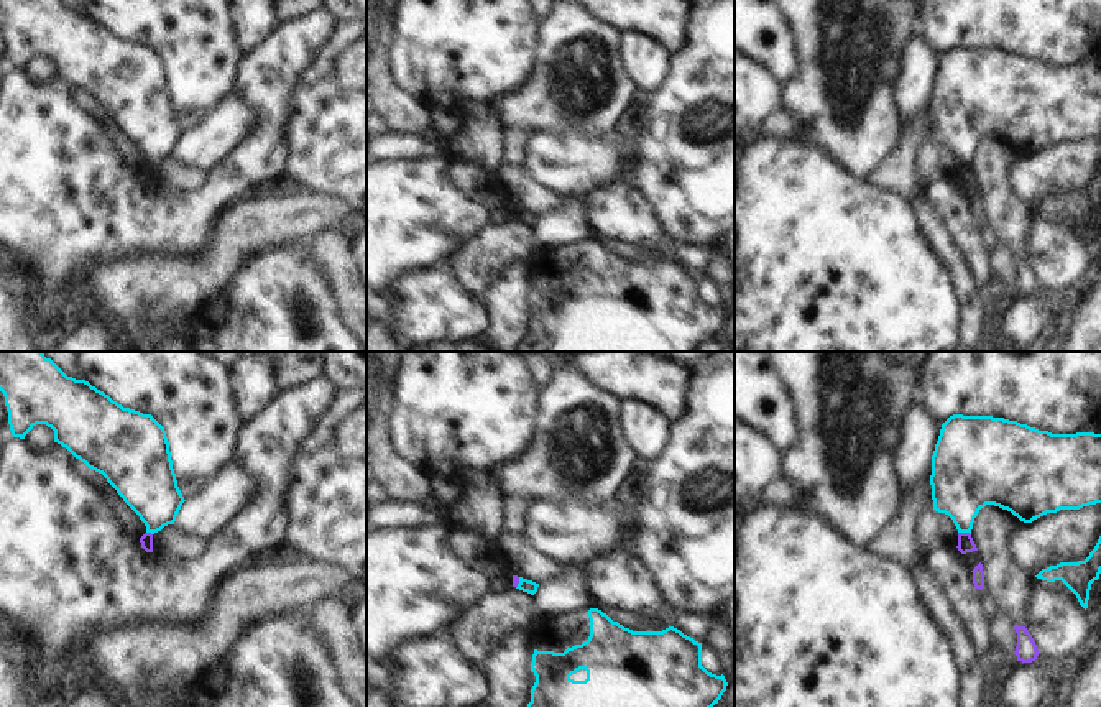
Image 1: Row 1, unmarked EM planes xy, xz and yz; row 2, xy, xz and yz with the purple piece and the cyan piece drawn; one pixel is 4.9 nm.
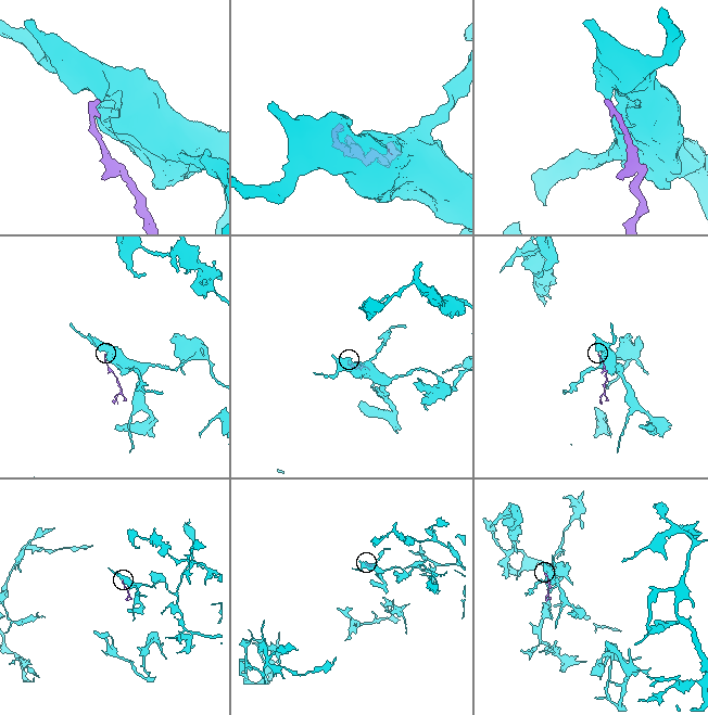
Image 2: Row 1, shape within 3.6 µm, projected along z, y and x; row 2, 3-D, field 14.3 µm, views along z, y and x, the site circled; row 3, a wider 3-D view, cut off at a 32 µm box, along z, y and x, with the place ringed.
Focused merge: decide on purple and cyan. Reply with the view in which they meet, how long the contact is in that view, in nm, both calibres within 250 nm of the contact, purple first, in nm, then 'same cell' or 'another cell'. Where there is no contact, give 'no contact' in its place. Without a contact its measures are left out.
contact in yz; length 70 nm; calibres 80 and 320 nm; another cell

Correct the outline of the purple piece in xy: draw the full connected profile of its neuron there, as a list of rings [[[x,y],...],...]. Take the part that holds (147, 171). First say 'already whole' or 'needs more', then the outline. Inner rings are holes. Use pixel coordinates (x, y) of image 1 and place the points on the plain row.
needs more | [[[85,100],[82,107],[90,112],[95,118],[99,118],[105,130],[110,133],[112,140],[122,151],[127,164],[141,174],[141,179],[146,184],[153,184],[153,166],[146,163],[145,155],[140,151],[140,148],[123,133],[123,130],[117,125],[117,122],[107,113],[107,110],[92,102]]]

